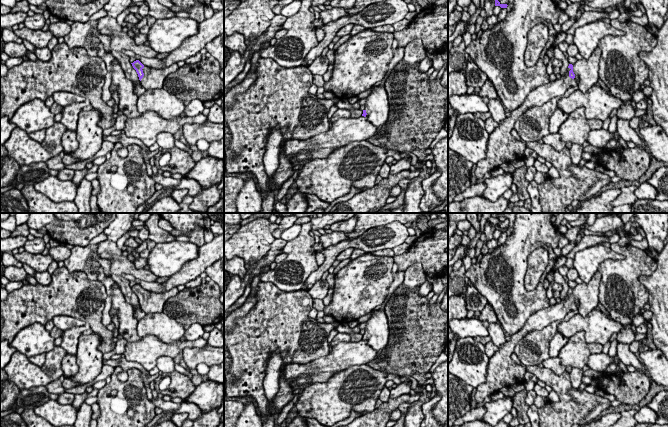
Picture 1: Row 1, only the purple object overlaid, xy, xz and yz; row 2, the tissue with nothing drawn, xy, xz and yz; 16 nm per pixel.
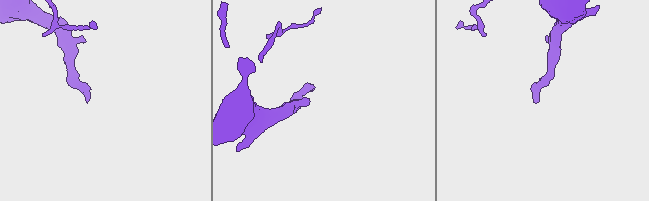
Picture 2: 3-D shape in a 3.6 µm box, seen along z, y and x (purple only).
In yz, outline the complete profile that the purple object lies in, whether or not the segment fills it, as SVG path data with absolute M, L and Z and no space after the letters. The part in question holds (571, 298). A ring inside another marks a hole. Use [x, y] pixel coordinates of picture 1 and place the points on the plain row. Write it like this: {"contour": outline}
{"contour": "M569 288L567 297L560 303L550 305L531 315L524 327L510 336L510 340L503 343L494 355L489 358L486 382L476 388L475 400L482 403L486 397L503 387L511 387L516 383L525 382L526 368L517 364L511 355L516 344L528 333L543 330L555 321L564 321L565 316L573 310L578 310L578 302L573 296L573 289Z"}

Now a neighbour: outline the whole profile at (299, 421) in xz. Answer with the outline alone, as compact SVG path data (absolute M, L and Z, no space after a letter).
M298 415L287 427L307 427L306 419Z

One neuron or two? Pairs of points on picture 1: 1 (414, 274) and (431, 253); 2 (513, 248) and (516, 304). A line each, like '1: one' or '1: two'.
1: two
2: one

